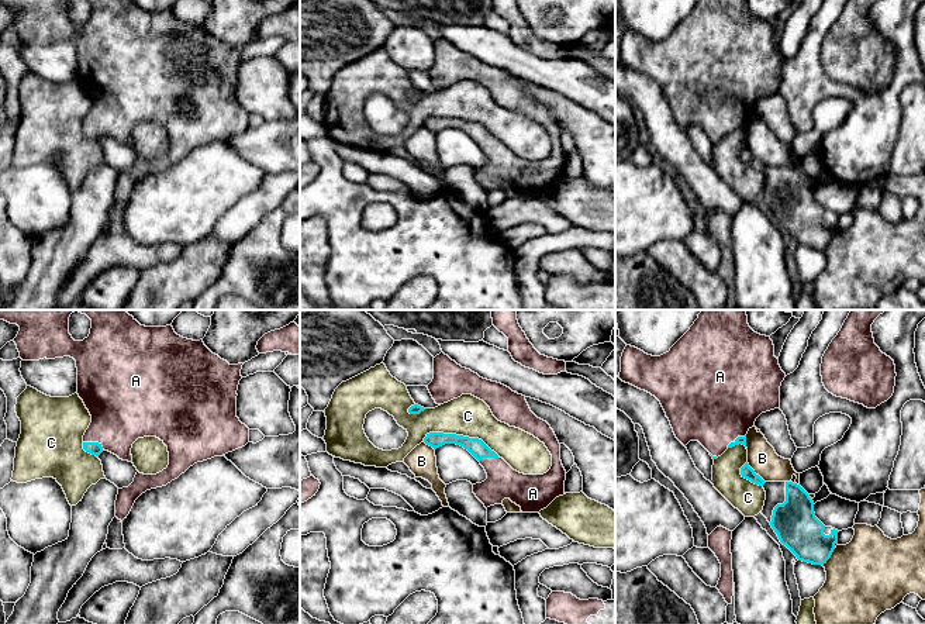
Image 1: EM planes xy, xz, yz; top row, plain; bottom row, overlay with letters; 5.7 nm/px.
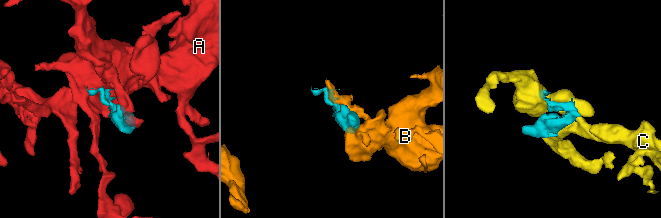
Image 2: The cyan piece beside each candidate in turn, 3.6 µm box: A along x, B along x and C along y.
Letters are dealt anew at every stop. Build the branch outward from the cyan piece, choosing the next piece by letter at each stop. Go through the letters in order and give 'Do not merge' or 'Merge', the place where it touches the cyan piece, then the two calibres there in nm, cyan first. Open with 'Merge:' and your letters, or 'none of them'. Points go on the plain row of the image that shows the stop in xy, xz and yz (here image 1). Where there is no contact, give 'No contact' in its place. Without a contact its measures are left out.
Merge: A
A: Merge. Touches cyan at xy (93, 127). Thickness 80 nm (cyan) against 360 nm
B: Do not merge. Touches cyan at yz (753, 157). Thickness 70 nm (cyan) against 170 nm
C: Do not merge. Touches cyan at xz (461, 120). Thickness 100 nm (cyan) against 240 nm

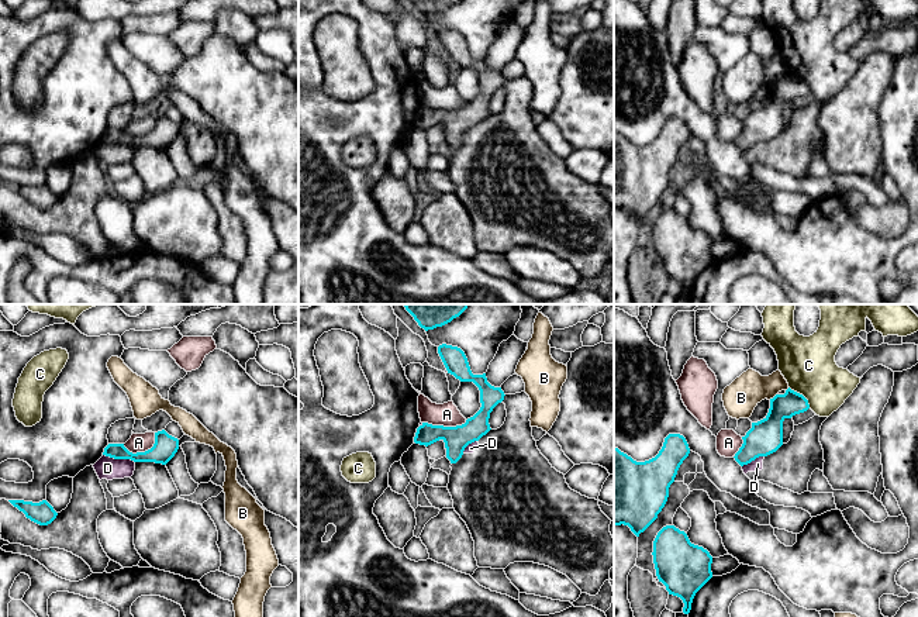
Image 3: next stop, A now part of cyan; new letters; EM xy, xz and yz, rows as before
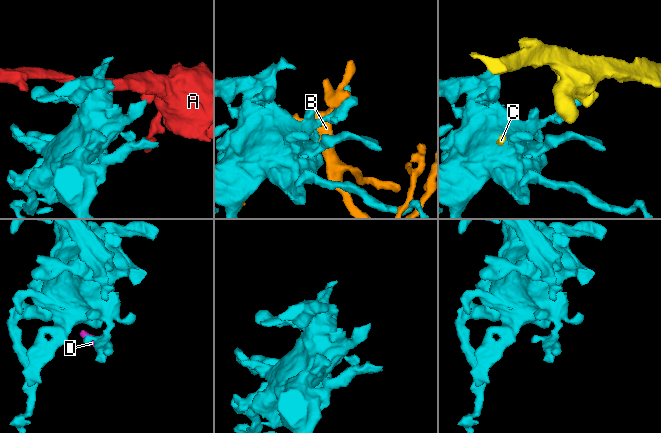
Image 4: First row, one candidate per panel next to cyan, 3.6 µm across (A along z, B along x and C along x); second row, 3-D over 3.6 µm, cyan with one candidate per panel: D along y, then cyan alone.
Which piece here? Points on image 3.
Merge: none of them
A: Do not merge. Touches cyan at xz (442, 110). Thickness 140 nm (cyan) against 140 nm
B: Do not merge. Touches cyan at yz (773, 82). Thickness 200 nm (cyan) against 200 nm
C: Do not merge. Touches cyan at yz (801, 79). Thickness 140 nm (cyan) against 300 nm
D: Do not merge. Touches cyan at xy (118, 142). Thickness 120 nm (cyan) against 130 nm

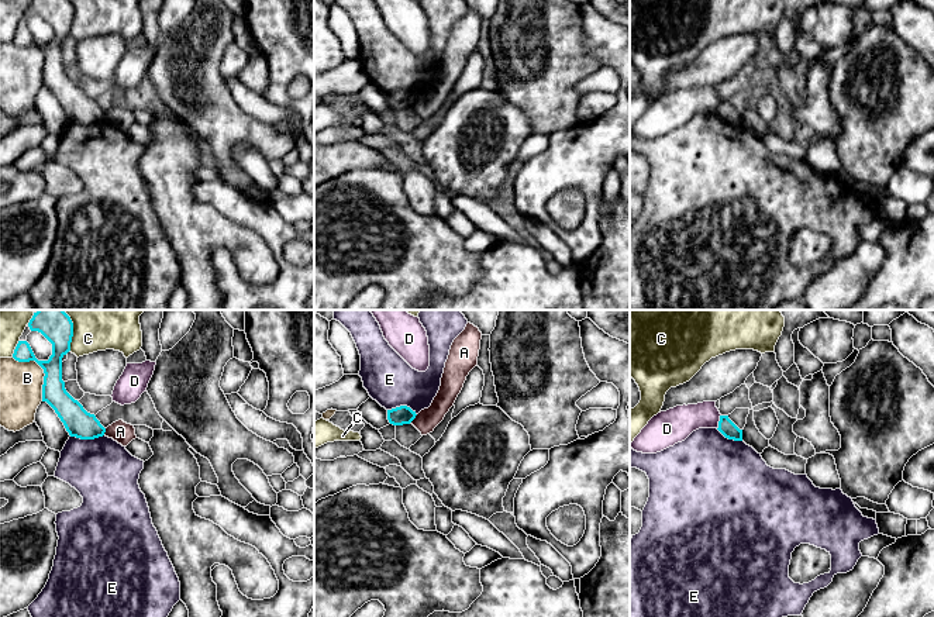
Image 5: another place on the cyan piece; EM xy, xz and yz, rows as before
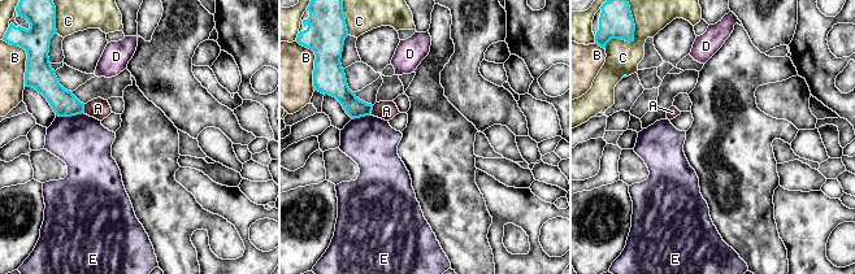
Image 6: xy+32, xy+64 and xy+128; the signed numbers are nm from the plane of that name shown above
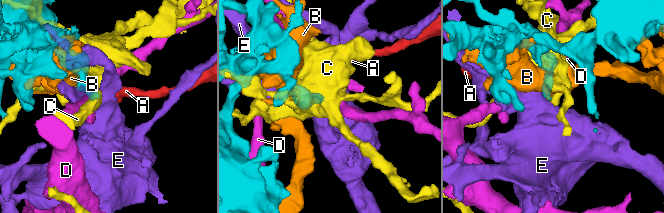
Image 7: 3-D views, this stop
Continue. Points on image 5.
Merge: none of them
A: Do not merge. Touches cyan at xz (413, 103). Thickness 110 nm (cyan) against 120 nm
B: Do not merge. Touches cyan at xy (44, 55). Thickness 170 nm (cyan) against 240 nm
C: Do not merge. Touches cyan at xy (72, 17). Thickness 170 nm (cyan) against 200 nm
D: Do not merge. Touches cyan at yz (719, 106). Thickness 90 nm (cyan) against 190 nm
E: Do not merge. Touches cyan at xy (86, 123). Thickness 160 nm (cyan) against 360 nm

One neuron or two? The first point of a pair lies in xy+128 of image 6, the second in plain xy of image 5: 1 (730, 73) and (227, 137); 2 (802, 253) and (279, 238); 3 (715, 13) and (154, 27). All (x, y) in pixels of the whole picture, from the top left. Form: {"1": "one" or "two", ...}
{"1": "two", "2": "one", "3": "one"}

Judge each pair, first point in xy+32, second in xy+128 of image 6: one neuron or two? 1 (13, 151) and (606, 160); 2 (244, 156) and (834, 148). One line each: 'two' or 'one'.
1: two
2: two

